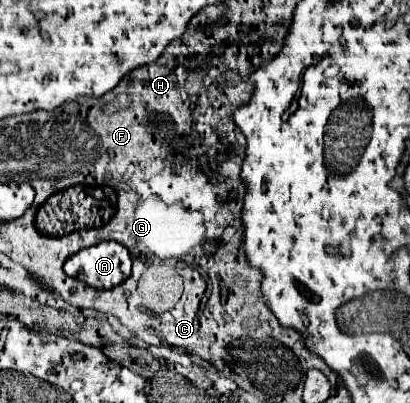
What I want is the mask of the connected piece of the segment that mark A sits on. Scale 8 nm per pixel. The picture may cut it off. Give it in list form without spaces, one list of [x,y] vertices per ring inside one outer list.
[[[101,242],[73,254],[65,262],[65,274],[79,276],[91,288],[115,288],[131,276],[131,254],[119,242]]]

